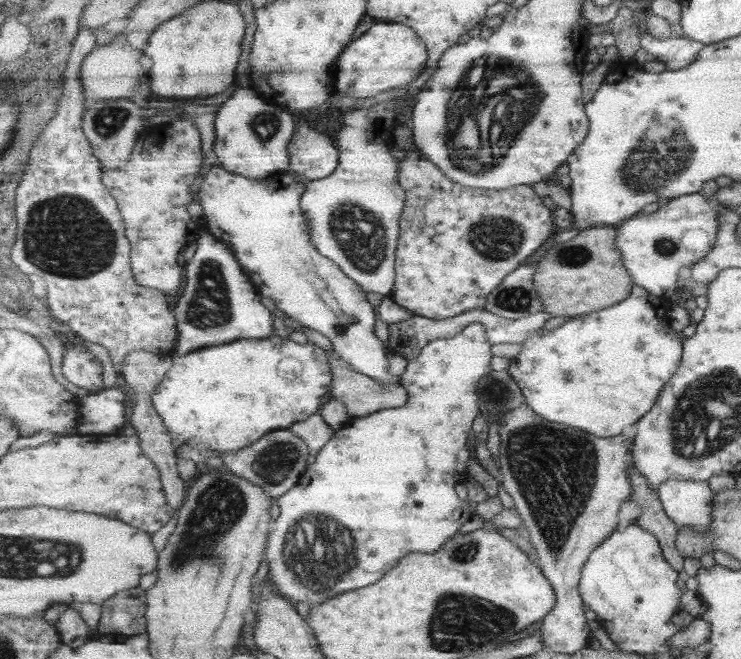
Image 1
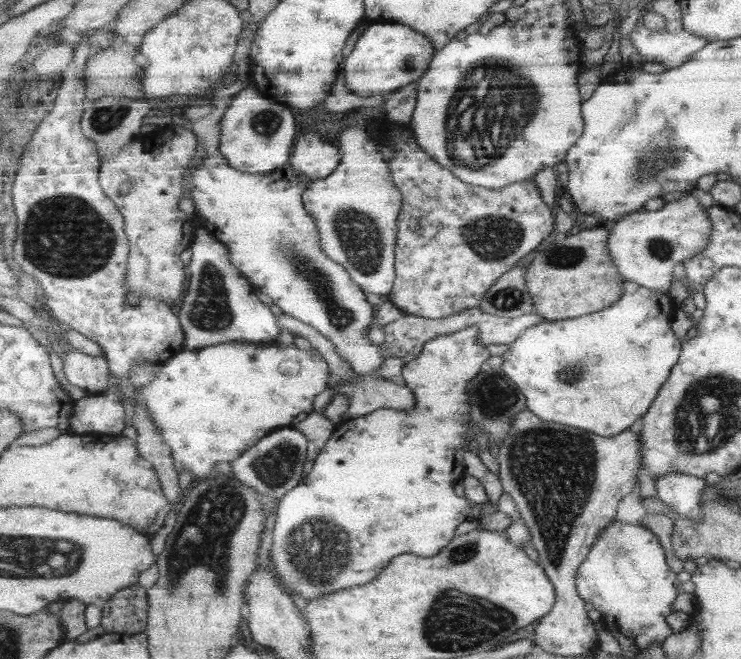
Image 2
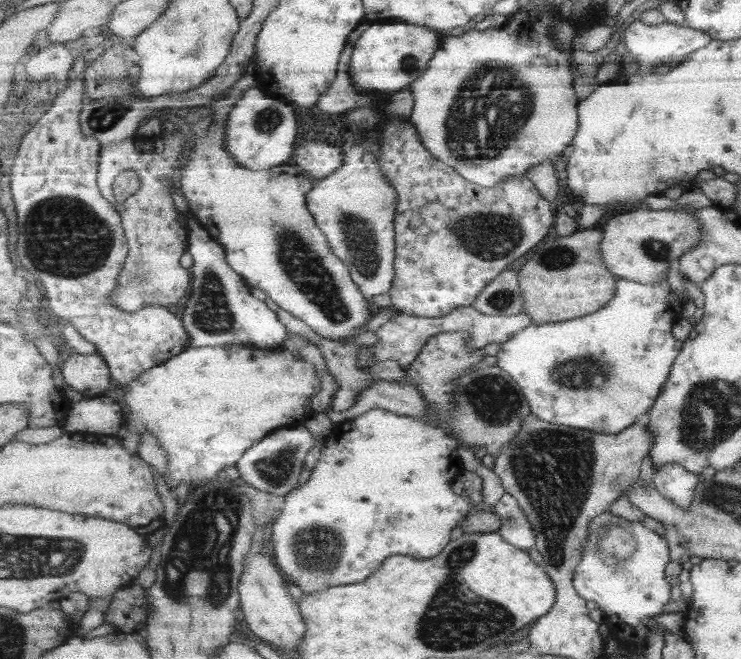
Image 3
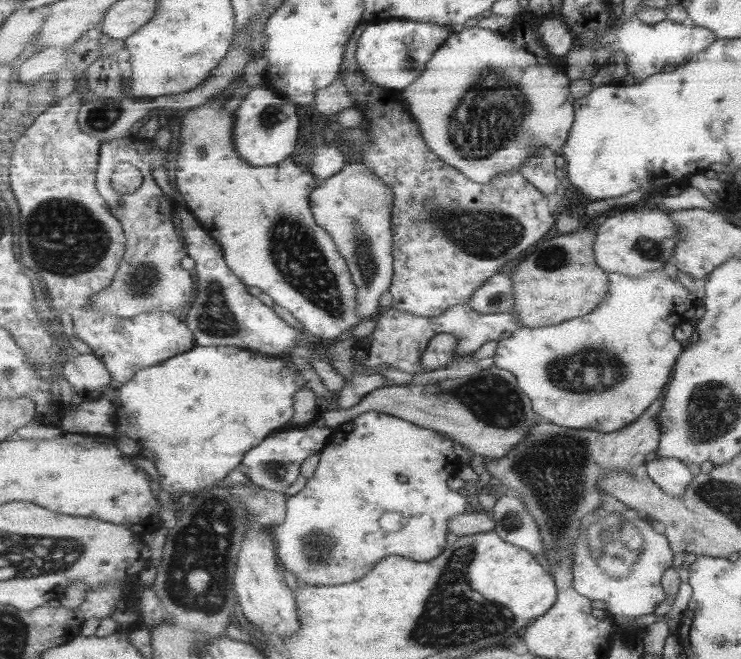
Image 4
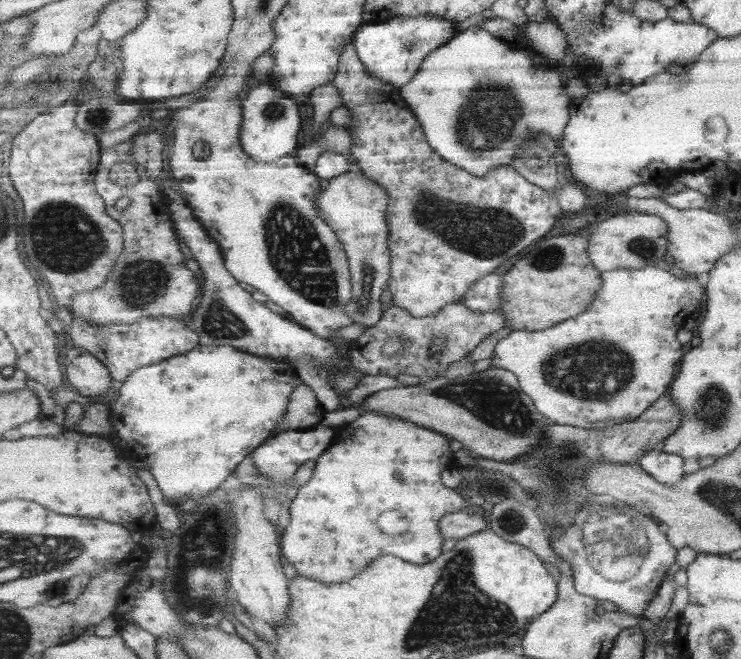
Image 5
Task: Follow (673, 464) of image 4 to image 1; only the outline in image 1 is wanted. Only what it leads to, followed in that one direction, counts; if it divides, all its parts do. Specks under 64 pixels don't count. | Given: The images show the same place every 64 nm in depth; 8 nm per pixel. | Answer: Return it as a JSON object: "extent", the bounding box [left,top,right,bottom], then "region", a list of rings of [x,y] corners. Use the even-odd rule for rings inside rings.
{"extent":[656,479,712,532],"region":[[[669,479],[663,485],[657,487],[656,496],[661,504],[663,513],[678,527],[690,528],[696,532],[706,530],[709,525],[710,502],[712,494],[706,481]]]}

